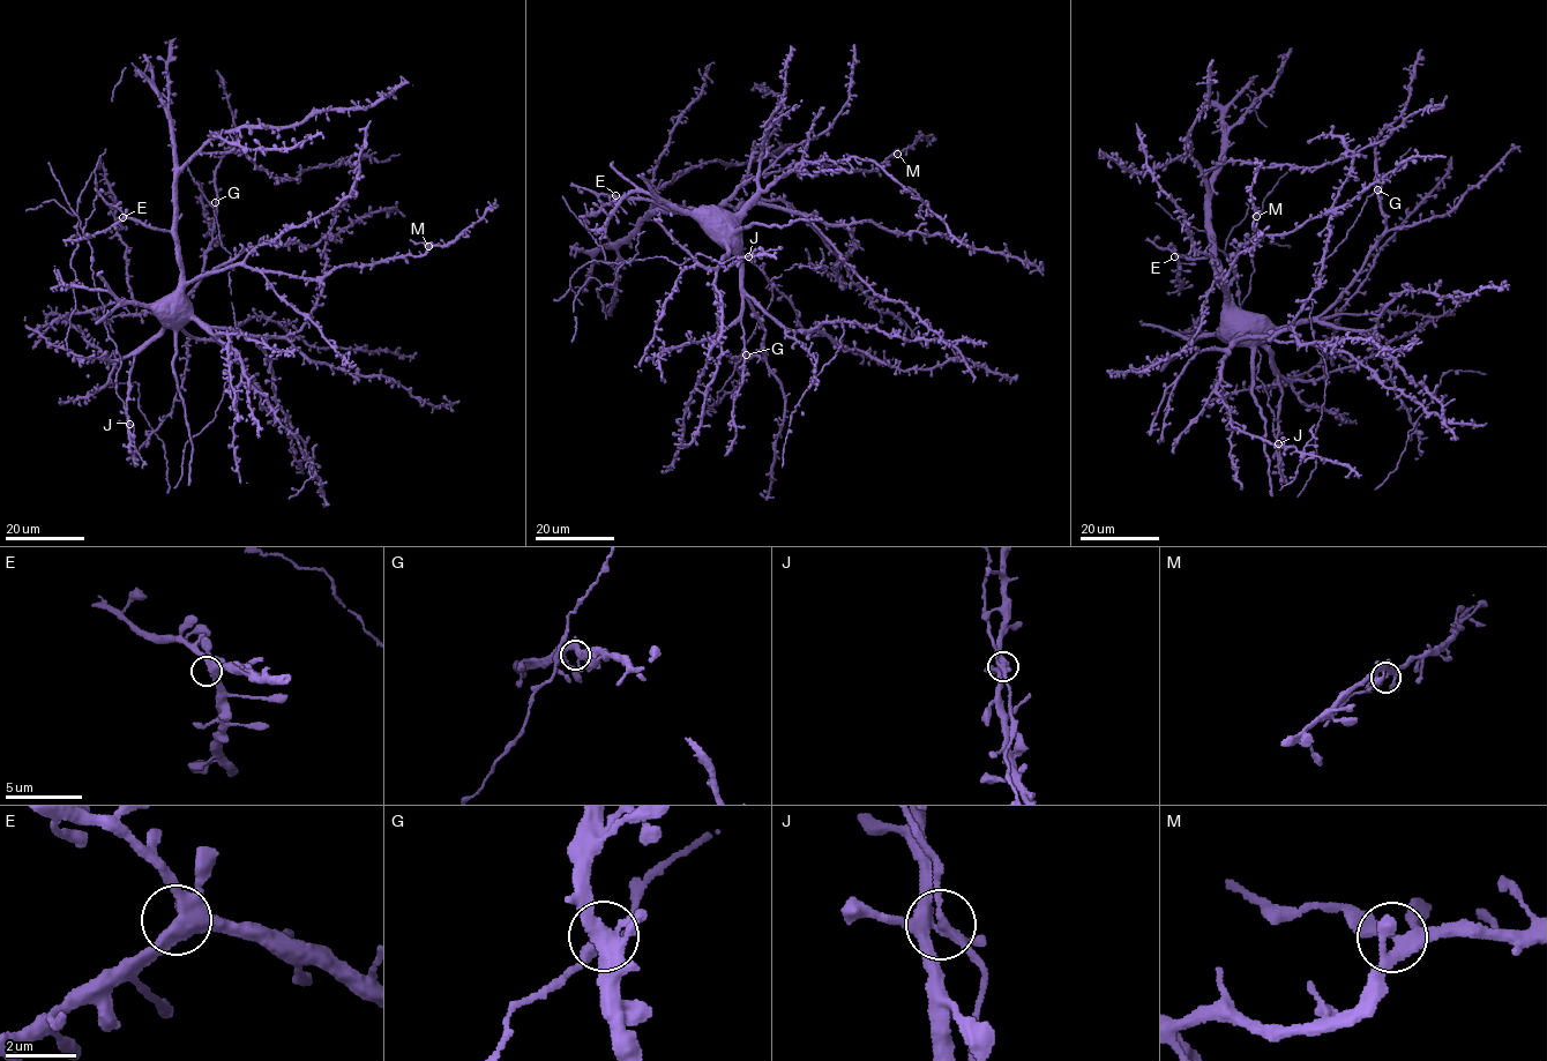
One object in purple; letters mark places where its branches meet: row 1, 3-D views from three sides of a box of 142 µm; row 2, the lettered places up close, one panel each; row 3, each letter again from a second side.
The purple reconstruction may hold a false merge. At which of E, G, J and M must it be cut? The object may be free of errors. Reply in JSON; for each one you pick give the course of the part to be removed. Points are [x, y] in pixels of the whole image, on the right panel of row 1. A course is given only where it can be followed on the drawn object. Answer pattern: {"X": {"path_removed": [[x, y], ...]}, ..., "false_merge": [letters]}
{"false_merge": ["M"]}

